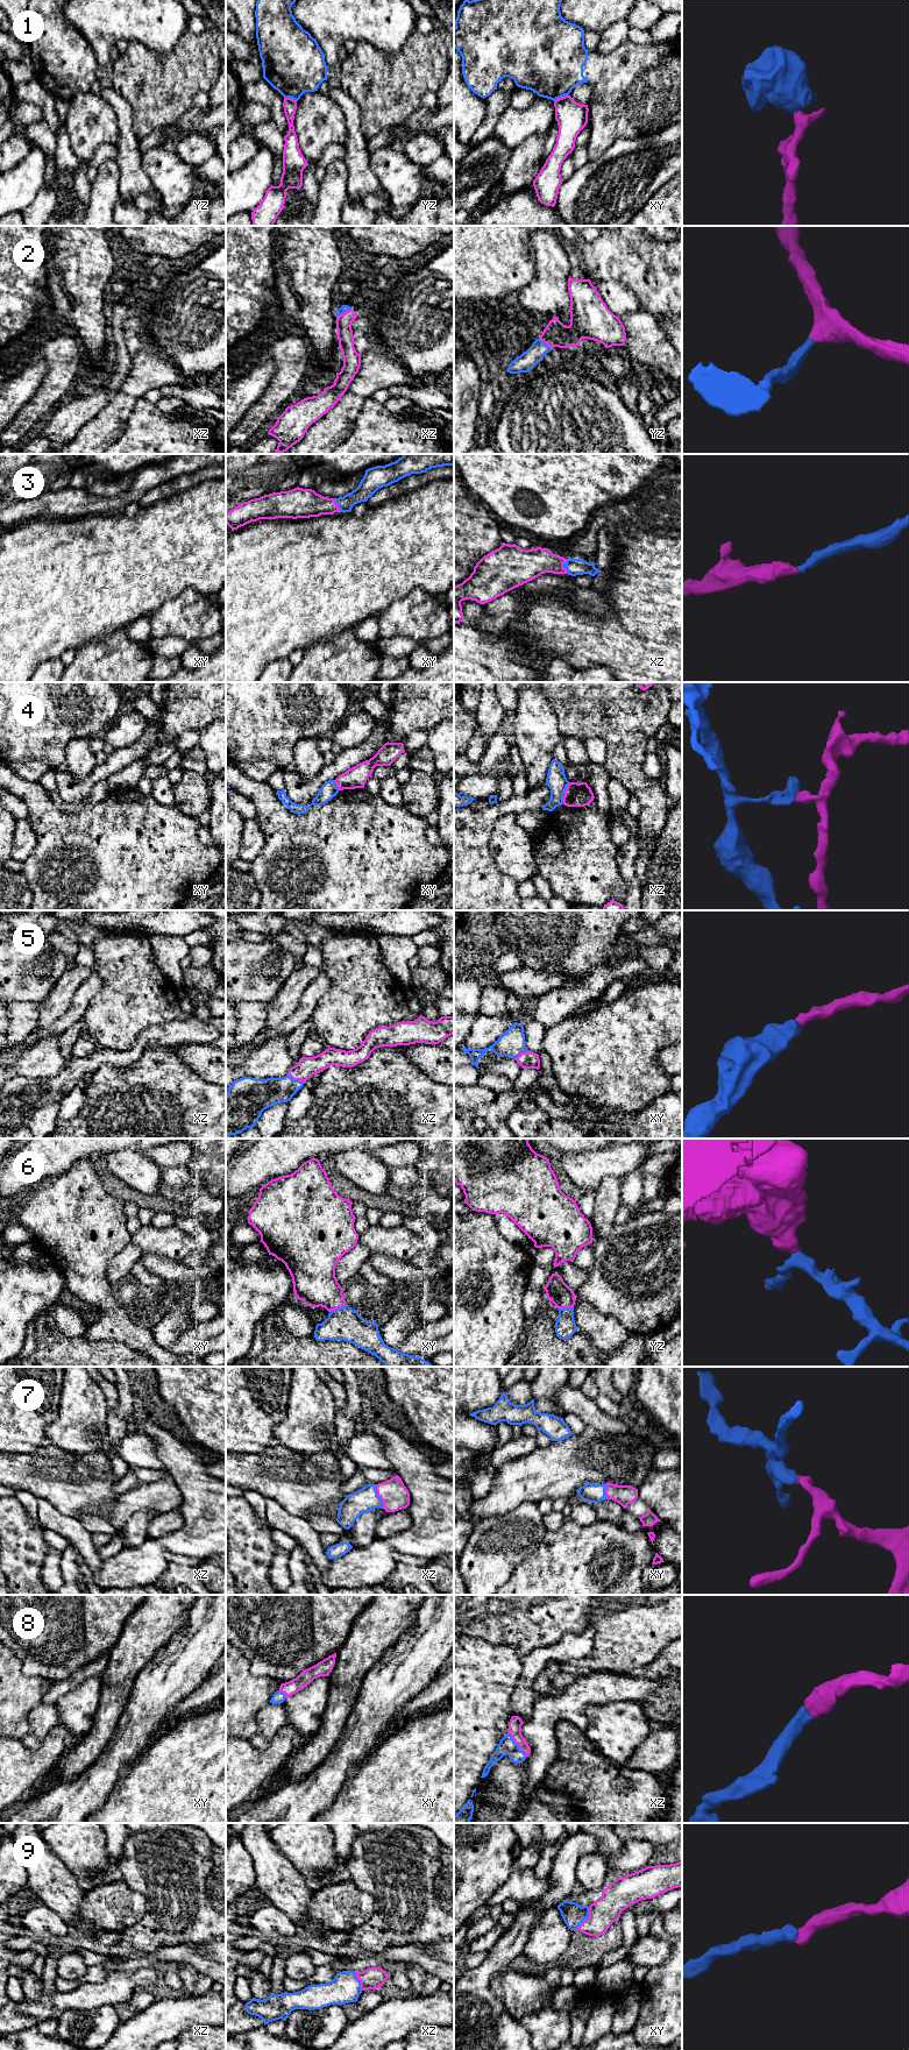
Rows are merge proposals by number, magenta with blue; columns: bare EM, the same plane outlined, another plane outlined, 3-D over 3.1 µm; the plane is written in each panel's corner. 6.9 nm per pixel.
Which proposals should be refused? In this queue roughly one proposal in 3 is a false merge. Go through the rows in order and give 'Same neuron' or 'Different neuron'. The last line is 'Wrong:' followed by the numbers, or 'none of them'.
1: Different neuron
2: Same neuron
3: Same neuron
4: Different neuron
5: Same neuron
6: Same neuron
7: Same neuron
8: Same neuron
9: Same neuron
Wrong: 1, 4

